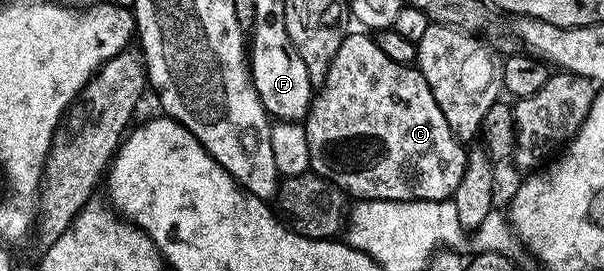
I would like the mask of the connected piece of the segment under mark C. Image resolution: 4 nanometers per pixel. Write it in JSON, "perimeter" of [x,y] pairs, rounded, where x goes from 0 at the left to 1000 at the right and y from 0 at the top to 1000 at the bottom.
{"perimeter":[[[576,118],[570,151],[551,203],[548,244],[533,310],[515,365],[515,406],[505,435],[505,472],[512,513],[513,635],[538,657],[588,734],[604,742],[745,742],[753,723],[757,690],[763,690],[763,661],[770,646],[775,554],[768,524],[750,498],[743,454],[737,454],[737,424],[730,424],[730,395],[724,395],[724,365],[717,365],[717,336],[710,336],[710,306],[694,273],[692,251],[675,247],[644,218],[631,173],[624,173],[619,133],[606,118]]]}

